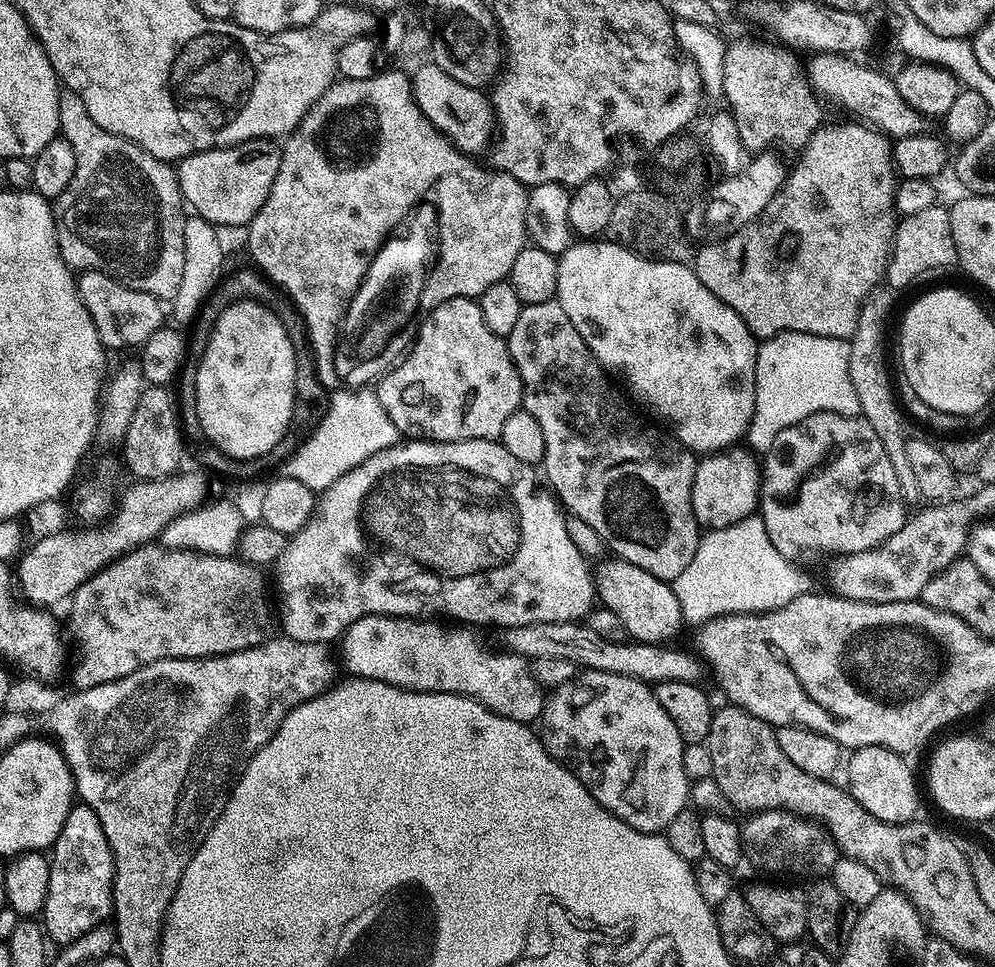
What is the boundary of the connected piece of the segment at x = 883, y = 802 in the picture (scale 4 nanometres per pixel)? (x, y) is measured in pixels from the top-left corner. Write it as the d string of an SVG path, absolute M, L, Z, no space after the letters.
M862 746L849 756L852 757L846 760L846 788L862 807L887 824L907 824L917 819L920 792L916 789L916 776L901 753L882 746Z

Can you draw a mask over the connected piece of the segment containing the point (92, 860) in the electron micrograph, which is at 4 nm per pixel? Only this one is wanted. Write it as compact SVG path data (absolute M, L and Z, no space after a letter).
M77 803L50 849L50 890L42 913L45 933L53 945L63 946L103 925L112 915L112 851L94 810Z

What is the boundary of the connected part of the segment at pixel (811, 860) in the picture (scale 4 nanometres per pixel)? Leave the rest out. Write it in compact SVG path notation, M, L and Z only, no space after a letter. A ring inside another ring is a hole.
M784 809L757 812L747 817L740 829L747 863L772 876L797 876L811 881L831 873L838 859L838 847L824 824ZM812 876L812 877L811 877Z

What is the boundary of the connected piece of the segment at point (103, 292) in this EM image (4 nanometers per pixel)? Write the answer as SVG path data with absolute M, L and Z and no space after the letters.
M81 271L76 282L76 291L79 292L86 310L90 310L90 318L94 318L98 338L104 343L105 349L139 349L146 338L154 334L154 330L165 327L166 308L158 297L142 290L134 290L129 284L123 284L107 272Z

